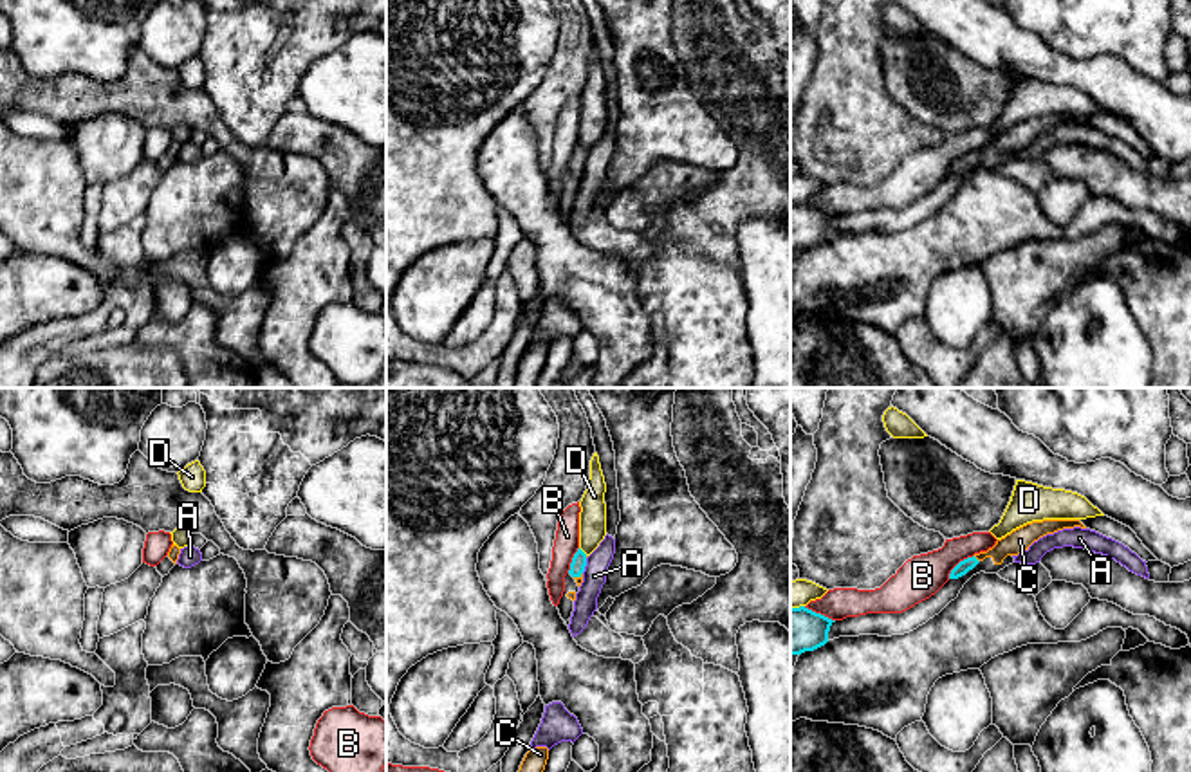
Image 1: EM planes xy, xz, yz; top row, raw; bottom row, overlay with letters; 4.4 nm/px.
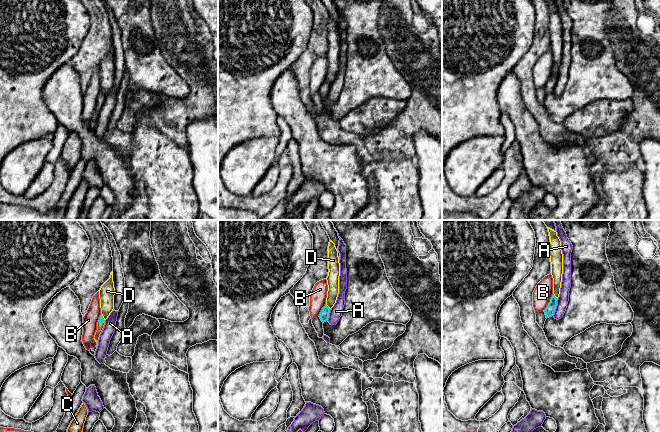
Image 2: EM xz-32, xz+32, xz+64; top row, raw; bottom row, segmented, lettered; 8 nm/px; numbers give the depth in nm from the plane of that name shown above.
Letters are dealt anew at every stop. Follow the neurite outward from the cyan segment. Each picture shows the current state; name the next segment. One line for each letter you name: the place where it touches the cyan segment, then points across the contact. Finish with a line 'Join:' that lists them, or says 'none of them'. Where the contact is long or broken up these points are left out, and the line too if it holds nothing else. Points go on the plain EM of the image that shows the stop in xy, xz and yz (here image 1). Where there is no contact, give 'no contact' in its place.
C: meets cyan in yz at (977, 156); runs through yz (969, 159), (977, 156), (1020, 136)
Join: C

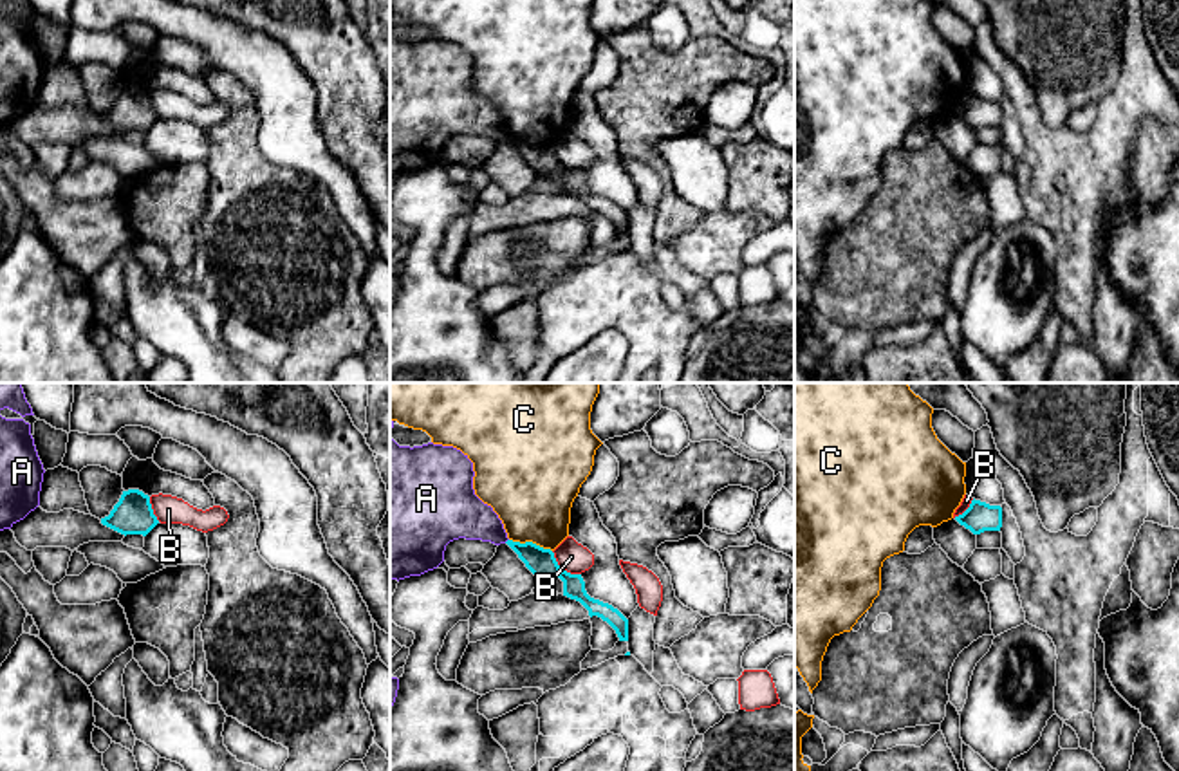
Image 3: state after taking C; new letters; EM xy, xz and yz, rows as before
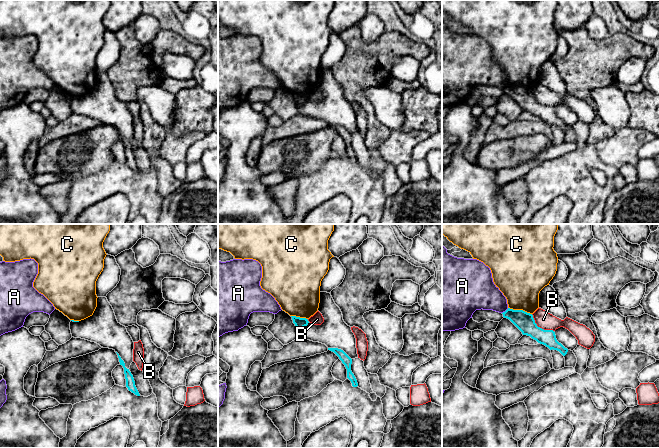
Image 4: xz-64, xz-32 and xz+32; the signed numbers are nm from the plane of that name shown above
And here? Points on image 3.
Join: none of them

